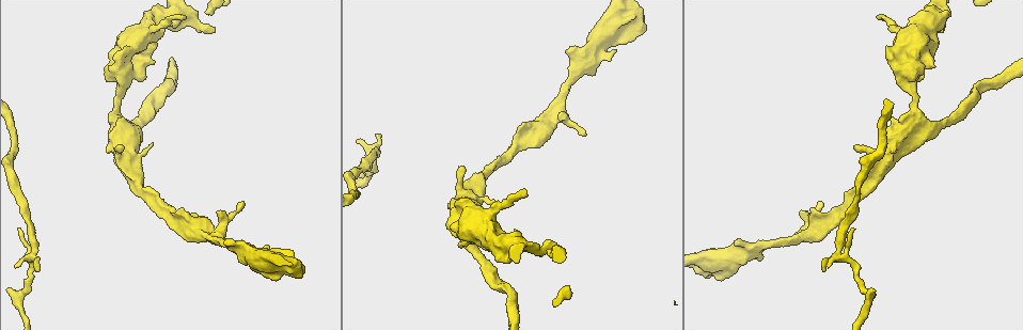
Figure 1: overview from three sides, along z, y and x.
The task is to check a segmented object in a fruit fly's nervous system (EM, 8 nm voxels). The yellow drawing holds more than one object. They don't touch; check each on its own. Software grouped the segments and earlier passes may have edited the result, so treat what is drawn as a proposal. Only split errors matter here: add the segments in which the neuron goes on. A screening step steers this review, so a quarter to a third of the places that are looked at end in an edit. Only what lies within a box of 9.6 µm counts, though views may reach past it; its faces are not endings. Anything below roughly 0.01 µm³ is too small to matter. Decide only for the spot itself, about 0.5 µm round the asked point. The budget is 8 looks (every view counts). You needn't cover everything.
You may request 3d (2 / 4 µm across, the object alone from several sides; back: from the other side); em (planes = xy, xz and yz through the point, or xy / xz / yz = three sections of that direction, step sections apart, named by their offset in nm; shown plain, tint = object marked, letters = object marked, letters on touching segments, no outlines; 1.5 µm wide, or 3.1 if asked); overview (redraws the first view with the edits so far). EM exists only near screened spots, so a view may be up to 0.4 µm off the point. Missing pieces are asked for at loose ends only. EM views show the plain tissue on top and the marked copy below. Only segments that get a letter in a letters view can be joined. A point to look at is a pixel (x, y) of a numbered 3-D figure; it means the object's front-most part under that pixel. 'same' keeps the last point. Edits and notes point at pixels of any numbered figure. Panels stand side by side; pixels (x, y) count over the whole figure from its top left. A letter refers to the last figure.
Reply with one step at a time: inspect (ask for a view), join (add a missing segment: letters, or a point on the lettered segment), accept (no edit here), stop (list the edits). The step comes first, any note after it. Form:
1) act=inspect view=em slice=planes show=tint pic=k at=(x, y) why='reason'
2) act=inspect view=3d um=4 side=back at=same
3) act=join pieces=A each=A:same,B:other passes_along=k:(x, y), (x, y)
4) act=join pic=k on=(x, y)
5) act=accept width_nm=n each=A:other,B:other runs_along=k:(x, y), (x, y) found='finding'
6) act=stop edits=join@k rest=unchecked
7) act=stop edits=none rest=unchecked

act=inspect view=3d um=4 pic=1 at=(152, 144) why='thick end'

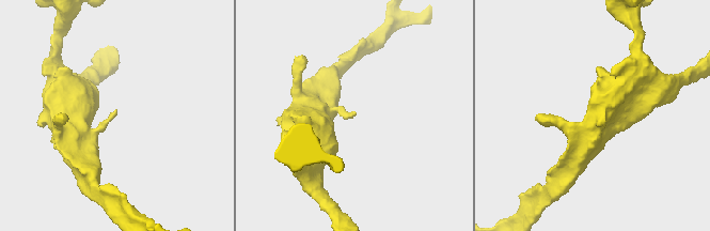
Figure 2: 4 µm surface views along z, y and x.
act=inspect view=em slice=planes show=letters pic=2 at=(354, 111)

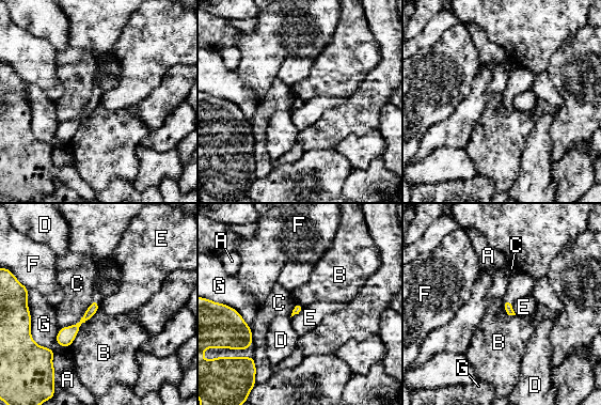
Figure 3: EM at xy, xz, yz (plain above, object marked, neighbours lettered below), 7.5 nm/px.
act=accept each=A:other,B:other,C:other,D:other,E:other,F:other,G:other runs_along=3:(95, 304), (88, 315), (59, 340) found='none of them fits'

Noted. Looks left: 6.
act=inspect view=em slice=xz step=4 show=tint pic=1 at=(379, 133) why='free end'

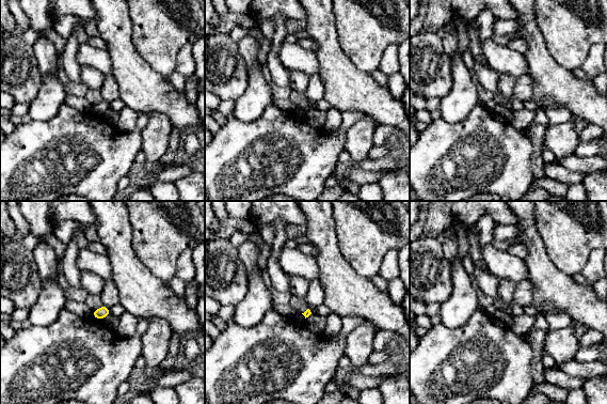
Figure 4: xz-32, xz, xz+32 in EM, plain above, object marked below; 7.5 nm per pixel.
act=inspect view=em slice=planes show=letters at=same why='cut it another way'

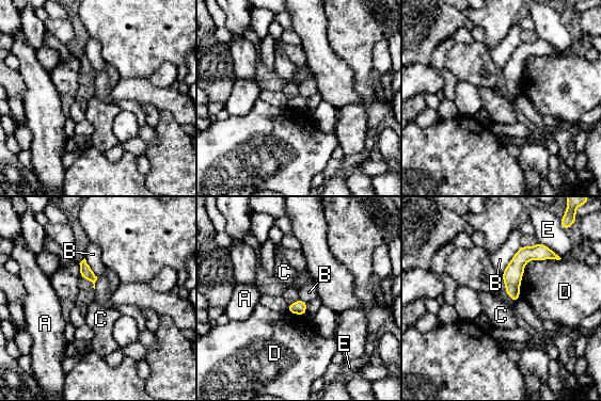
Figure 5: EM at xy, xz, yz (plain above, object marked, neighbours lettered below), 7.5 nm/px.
act=accept each=A:other,B:other,C:other,D:other,E:other border=5:(84, 258), (96, 276), (94, 289) found='no lettered segment goes on from it'

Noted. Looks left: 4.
act=inspect view=em slice=yz step=4 show=letters pic=1 at=(613, 49) why='stops while still wide'

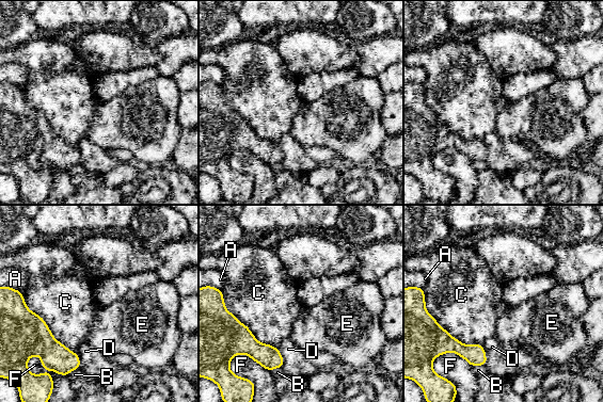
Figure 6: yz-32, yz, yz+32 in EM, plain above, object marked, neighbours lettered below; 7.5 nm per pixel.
act=inspect view=em slice=planes show=letters at=same why='cut it another way'

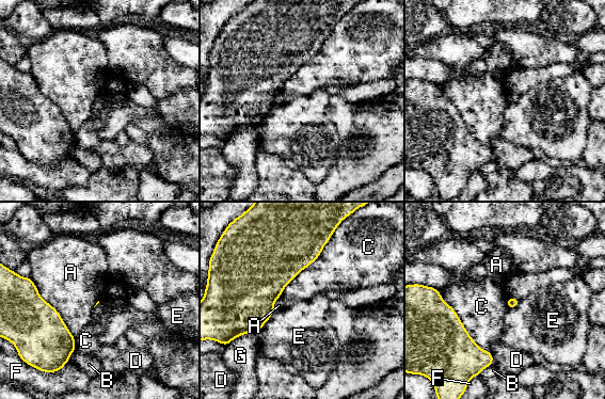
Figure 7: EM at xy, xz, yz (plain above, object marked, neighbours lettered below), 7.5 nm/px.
act=accept each=A:other,B:other,C:other,D:other,E:other,F:other,G:other border=7:(438, 290), (468, 335), (490, 352) found='none of them fits'

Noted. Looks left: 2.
act=stop edits=none rest=unchecked

